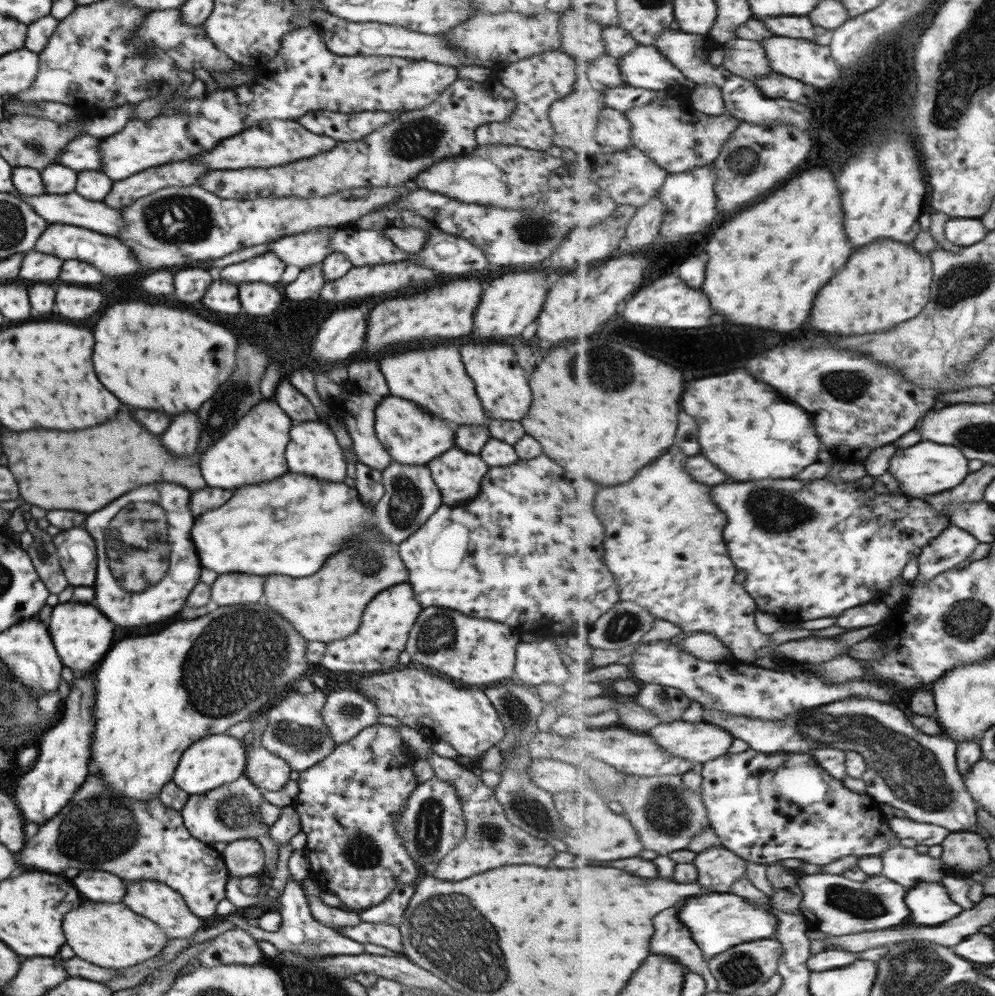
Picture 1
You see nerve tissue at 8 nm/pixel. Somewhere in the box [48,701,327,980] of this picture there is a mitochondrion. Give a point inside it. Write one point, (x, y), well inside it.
(101, 829)

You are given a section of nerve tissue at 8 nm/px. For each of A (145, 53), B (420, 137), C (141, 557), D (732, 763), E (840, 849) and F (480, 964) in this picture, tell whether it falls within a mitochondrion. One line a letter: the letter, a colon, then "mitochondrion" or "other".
A: mitochondrion
B: mitochondrion
C: mitochondrion
D: other
E: other
F: mitochondrion

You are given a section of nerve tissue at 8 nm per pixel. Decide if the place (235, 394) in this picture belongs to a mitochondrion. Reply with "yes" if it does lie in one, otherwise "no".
yes

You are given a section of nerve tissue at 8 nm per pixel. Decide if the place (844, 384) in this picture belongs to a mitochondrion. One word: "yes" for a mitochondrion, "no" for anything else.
yes

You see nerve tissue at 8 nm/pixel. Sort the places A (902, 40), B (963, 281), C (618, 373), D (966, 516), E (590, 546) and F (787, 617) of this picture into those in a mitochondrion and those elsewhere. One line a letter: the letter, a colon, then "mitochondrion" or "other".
A: other
B: mitochondrion
C: mitochondrion
D: other
E: other
F: other

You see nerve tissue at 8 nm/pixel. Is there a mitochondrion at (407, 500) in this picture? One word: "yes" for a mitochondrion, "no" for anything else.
yes

